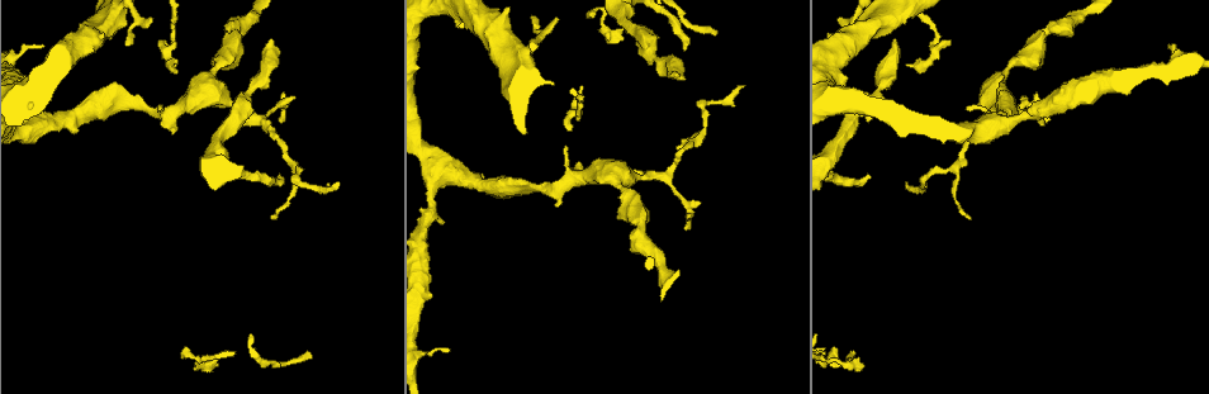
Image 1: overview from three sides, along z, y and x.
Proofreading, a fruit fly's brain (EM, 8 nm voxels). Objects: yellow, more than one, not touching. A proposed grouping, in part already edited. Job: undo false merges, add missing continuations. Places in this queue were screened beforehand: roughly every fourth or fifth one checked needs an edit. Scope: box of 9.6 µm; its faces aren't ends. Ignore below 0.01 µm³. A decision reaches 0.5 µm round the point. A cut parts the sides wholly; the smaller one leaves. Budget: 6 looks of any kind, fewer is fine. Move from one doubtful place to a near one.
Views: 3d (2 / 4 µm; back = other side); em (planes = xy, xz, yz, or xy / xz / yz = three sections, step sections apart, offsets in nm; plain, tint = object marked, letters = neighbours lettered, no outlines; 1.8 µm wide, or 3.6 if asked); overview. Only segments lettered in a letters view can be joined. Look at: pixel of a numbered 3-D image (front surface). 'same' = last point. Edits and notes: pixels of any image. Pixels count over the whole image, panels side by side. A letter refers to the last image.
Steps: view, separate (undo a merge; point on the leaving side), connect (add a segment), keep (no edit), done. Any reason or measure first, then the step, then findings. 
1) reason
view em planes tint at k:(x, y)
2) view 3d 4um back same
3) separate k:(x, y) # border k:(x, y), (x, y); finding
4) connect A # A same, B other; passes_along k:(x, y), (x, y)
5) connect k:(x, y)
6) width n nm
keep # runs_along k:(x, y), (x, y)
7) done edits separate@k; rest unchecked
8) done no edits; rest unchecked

free end
view 3d 2um at 1:(270, 38)

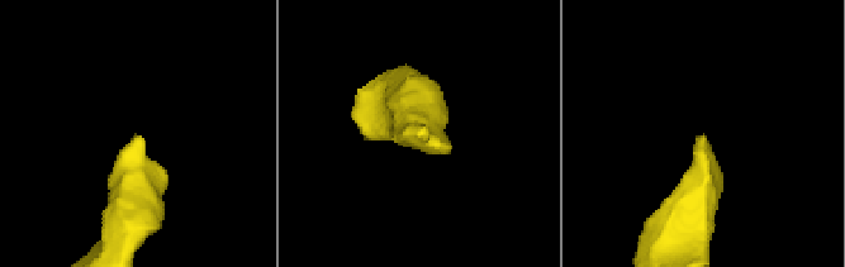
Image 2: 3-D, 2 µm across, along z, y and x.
view em 3.6um yz step 8 tint at 2:(135, 135)

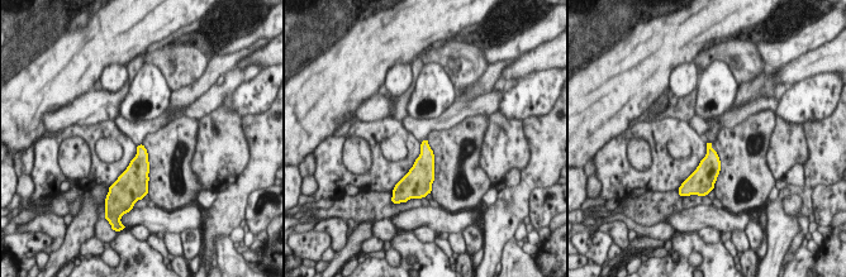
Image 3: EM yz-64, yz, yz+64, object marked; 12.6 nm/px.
view em 3.6um planes letters same

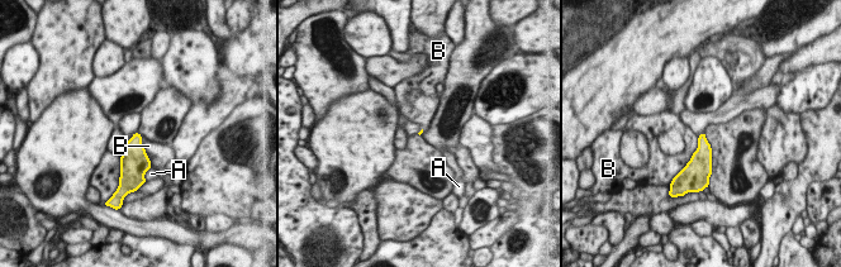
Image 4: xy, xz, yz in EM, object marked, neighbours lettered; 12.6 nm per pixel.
keep # A other, B other; border 4:(699, 137), (697, 149), (680, 171); no lettered segment goes on from it

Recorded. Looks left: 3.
branch stops here
view em yz step 4 letters at 1:(279, 172)

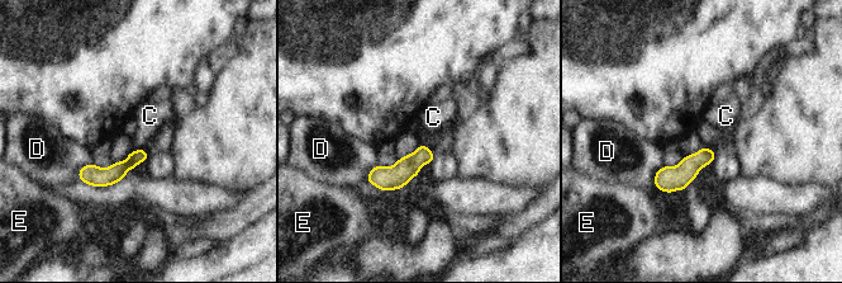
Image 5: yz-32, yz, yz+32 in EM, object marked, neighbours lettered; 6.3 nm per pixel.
keep # C other, D other, E other; runs_along 5:(144, 156), (112, 175), (81, 175); no lettered segment goes on from it

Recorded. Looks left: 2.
done no edits; rest unchecked

